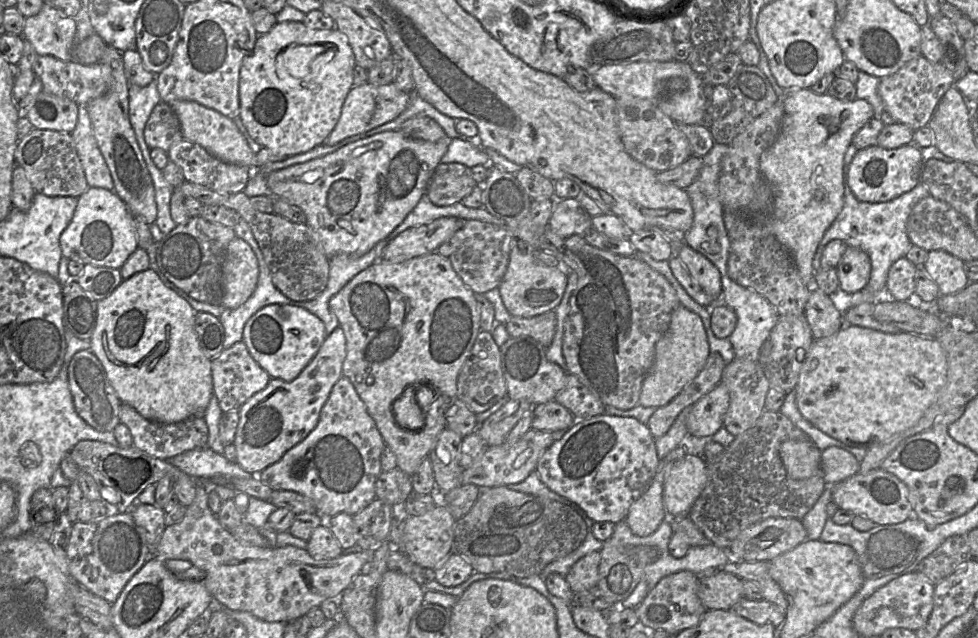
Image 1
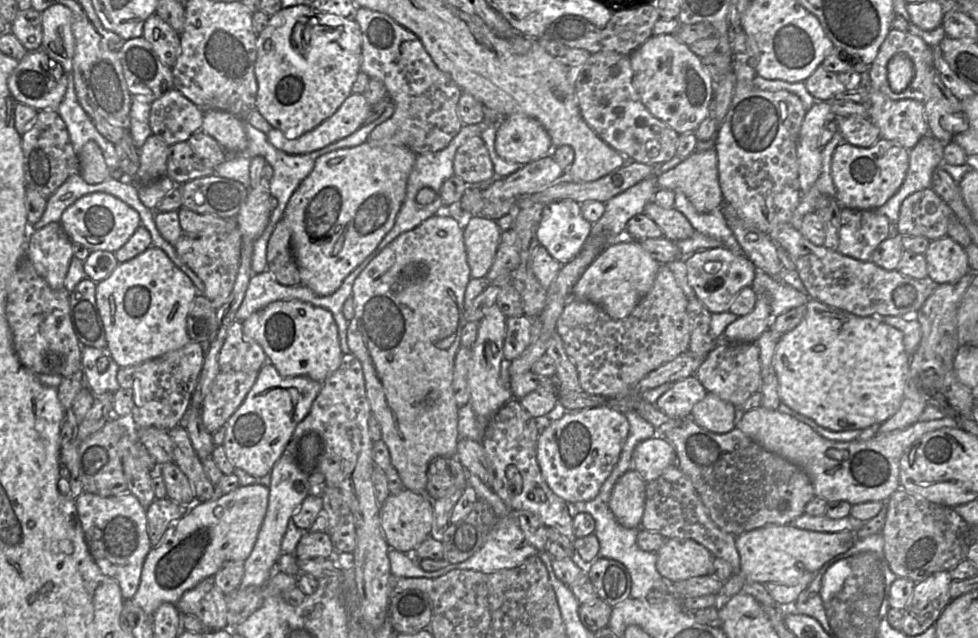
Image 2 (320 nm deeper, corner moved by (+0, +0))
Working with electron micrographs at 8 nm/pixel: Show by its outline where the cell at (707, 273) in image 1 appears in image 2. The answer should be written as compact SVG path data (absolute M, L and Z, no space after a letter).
M655 202L646 204L644 211L663 231L663 236L674 242L690 238L695 229L689 220L675 208L662 208Z

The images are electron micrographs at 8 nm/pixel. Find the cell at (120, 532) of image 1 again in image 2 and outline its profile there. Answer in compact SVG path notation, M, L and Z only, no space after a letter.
M82 492L75 501L85 540L93 559L104 575L118 582L123 599L132 599L140 584L144 561L152 549L146 508L129 492L110 497Z

